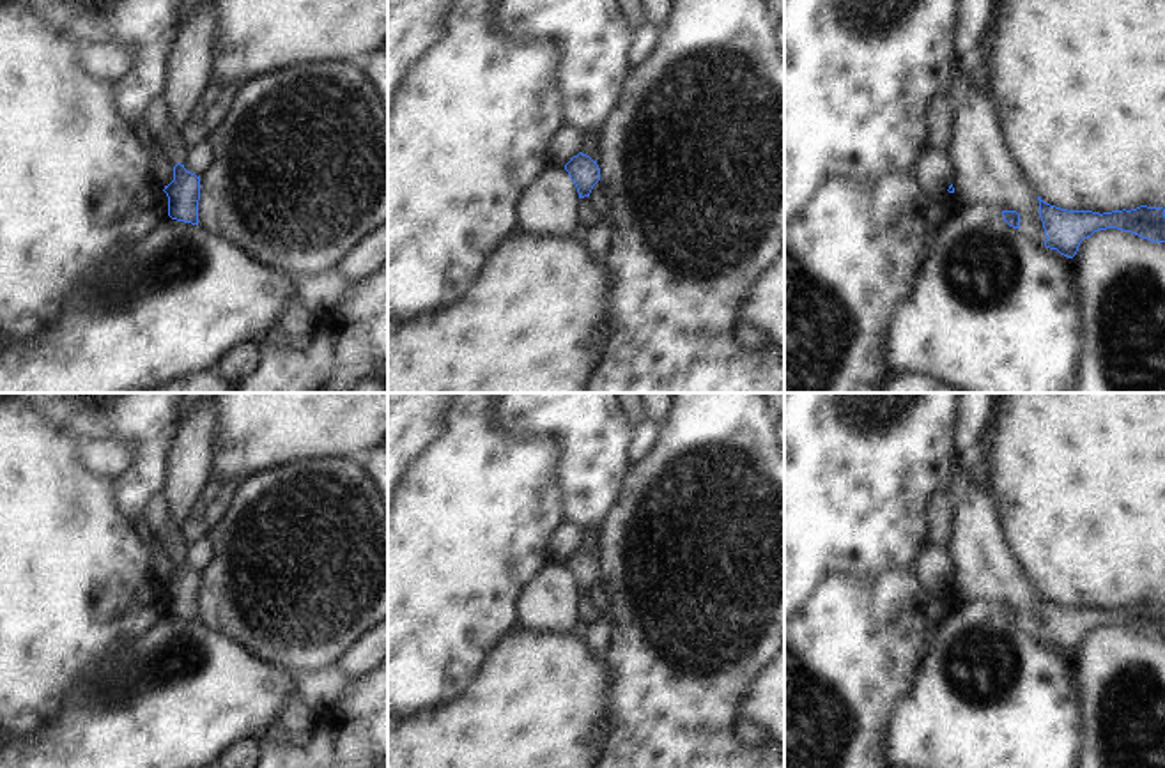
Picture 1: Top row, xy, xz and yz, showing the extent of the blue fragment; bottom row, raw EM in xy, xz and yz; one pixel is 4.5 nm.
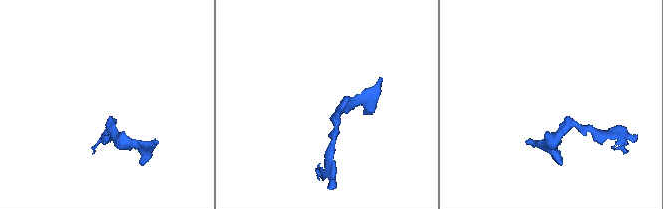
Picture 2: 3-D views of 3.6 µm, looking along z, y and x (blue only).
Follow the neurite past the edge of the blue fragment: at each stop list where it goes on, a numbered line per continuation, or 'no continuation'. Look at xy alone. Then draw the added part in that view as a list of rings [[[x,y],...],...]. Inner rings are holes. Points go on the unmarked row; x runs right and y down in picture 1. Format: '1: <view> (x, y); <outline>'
1: xy (156, 515); [[[161,492],[154,494],[143,510],[143,520],[152,531],[156,541],[161,545],[172,563],[177,559],[184,561],[186,543],[181,529],[172,522],[166,508],[166,501]]]

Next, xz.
no continuation

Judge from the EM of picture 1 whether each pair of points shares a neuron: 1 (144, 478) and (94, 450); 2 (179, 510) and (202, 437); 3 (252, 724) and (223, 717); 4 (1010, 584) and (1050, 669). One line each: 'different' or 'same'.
1: different
2: same
3: same
4: different

